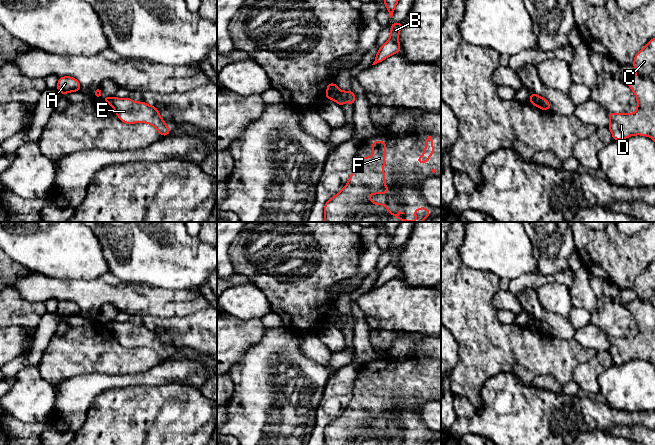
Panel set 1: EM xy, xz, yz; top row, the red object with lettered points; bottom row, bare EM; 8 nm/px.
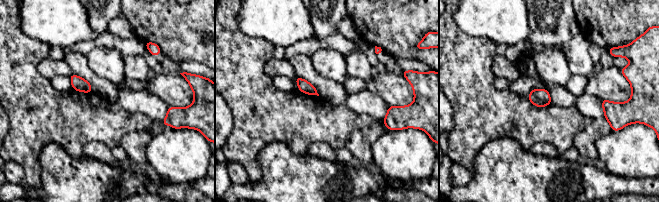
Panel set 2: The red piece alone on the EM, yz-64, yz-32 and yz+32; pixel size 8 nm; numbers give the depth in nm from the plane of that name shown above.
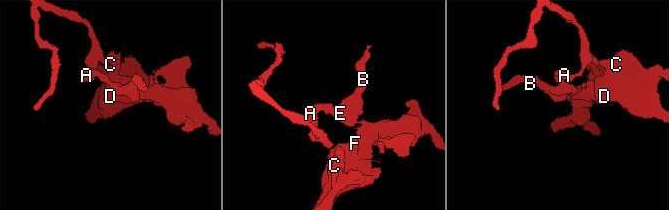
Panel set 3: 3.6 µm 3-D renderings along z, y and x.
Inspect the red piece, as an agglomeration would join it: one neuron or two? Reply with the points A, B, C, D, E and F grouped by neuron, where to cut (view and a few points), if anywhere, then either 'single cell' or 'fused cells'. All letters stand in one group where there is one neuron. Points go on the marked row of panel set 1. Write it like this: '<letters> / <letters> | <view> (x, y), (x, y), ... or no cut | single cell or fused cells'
A / B C D E F | yz (541, 97), (533, 104) | fused cells

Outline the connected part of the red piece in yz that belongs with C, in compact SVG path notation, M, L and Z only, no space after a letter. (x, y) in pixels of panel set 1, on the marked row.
M655 38L634 57L637 74L625 80L637 97L637 110L631 114L609 112L609 126L614 140L633 135L651 137L655 141Z

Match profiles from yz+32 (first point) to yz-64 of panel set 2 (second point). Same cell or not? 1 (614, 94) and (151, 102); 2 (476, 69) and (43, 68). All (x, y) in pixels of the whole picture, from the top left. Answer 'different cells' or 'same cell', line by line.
1: different cells
2: different cells

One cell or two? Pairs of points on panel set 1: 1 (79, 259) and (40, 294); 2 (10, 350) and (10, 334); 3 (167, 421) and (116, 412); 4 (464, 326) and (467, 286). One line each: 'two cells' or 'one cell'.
1: two cells
2: one cell
3: one cell
4: one cell

